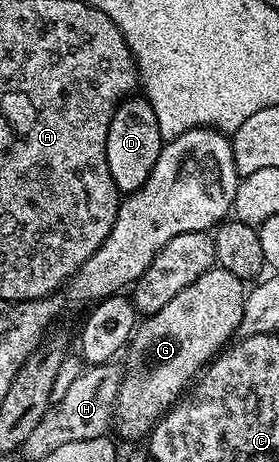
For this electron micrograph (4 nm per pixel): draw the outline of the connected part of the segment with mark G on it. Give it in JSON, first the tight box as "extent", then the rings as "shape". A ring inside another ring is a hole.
{"extent":[114,266,245,439],"shape":[[[213,266],[193,285],[185,285],[169,305],[164,305],[160,311],[146,316],[136,326],[131,342],[125,348],[127,364],[122,364],[123,381],[119,386],[115,402],[114,430],[119,430],[118,438],[139,439],[150,436],[151,428],[180,402],[183,390],[186,392],[192,386],[193,380],[206,368],[207,364],[221,351],[238,332],[239,322],[243,316],[243,301],[245,298],[245,283],[229,273],[229,269]]]}

